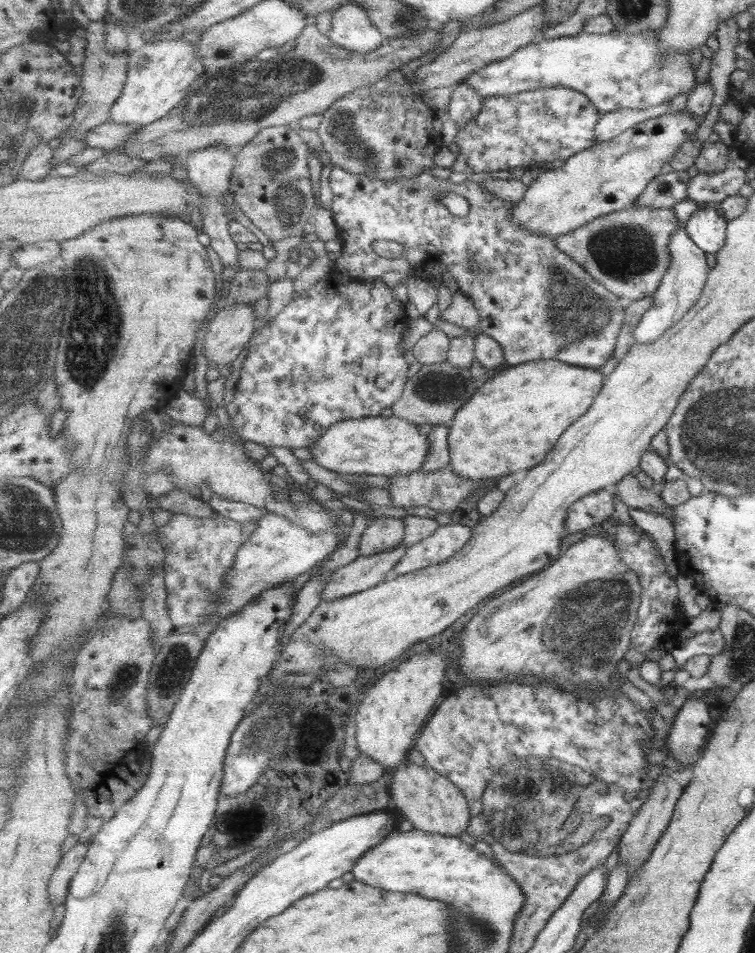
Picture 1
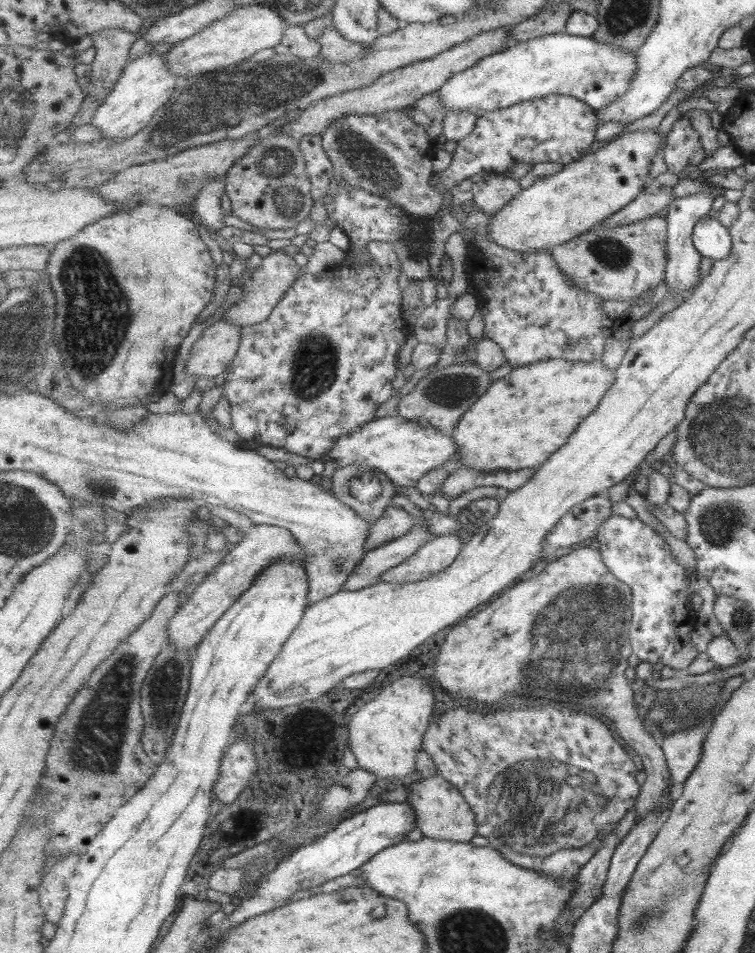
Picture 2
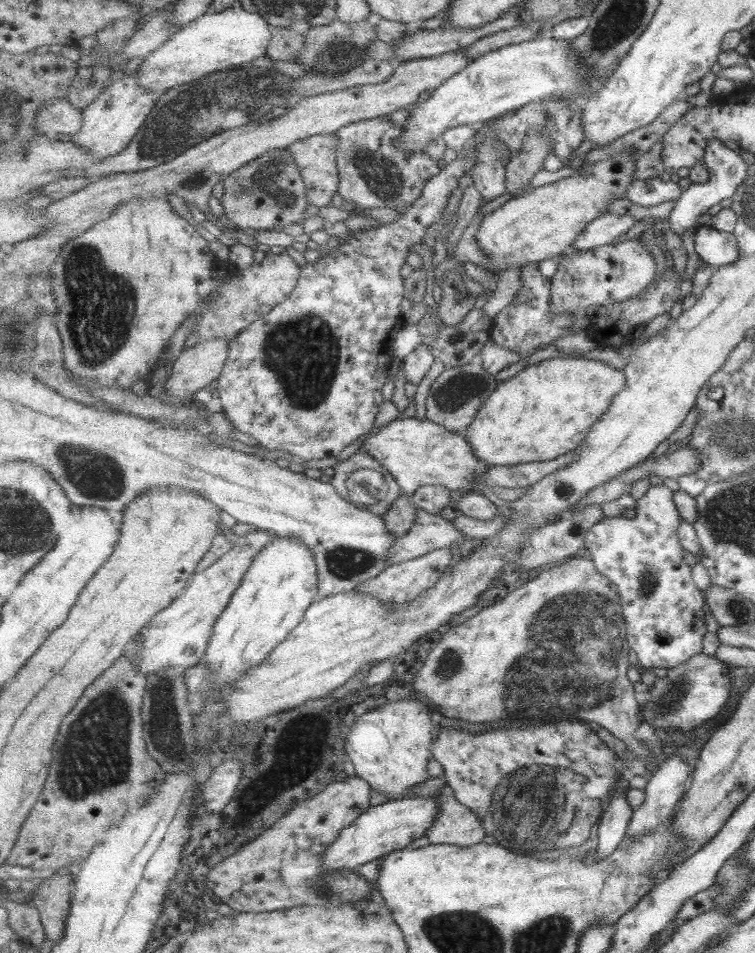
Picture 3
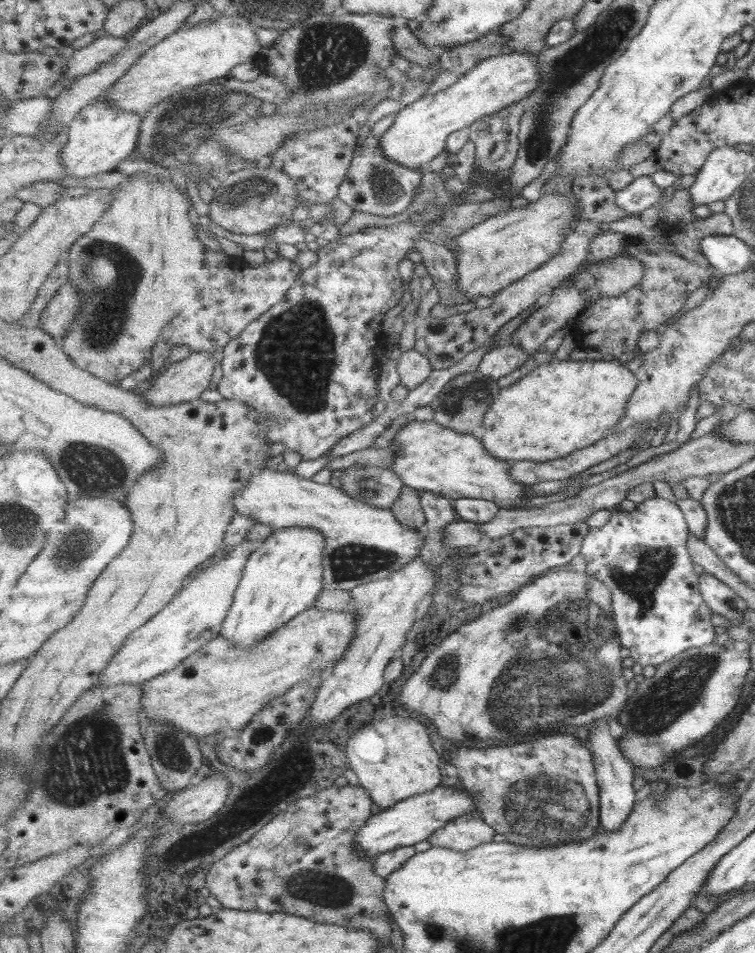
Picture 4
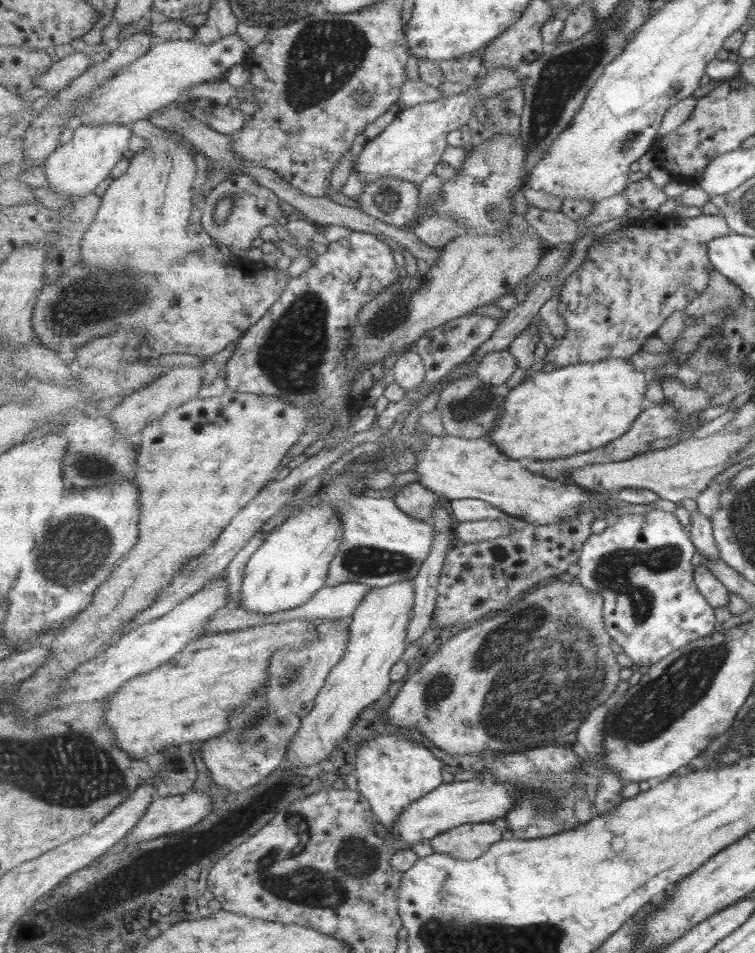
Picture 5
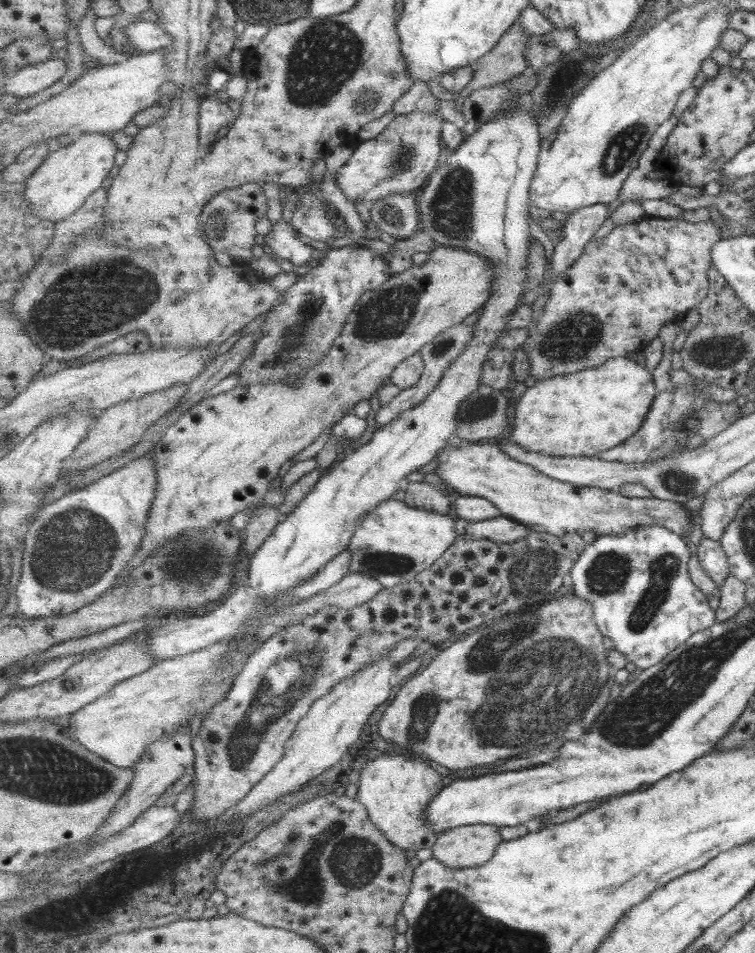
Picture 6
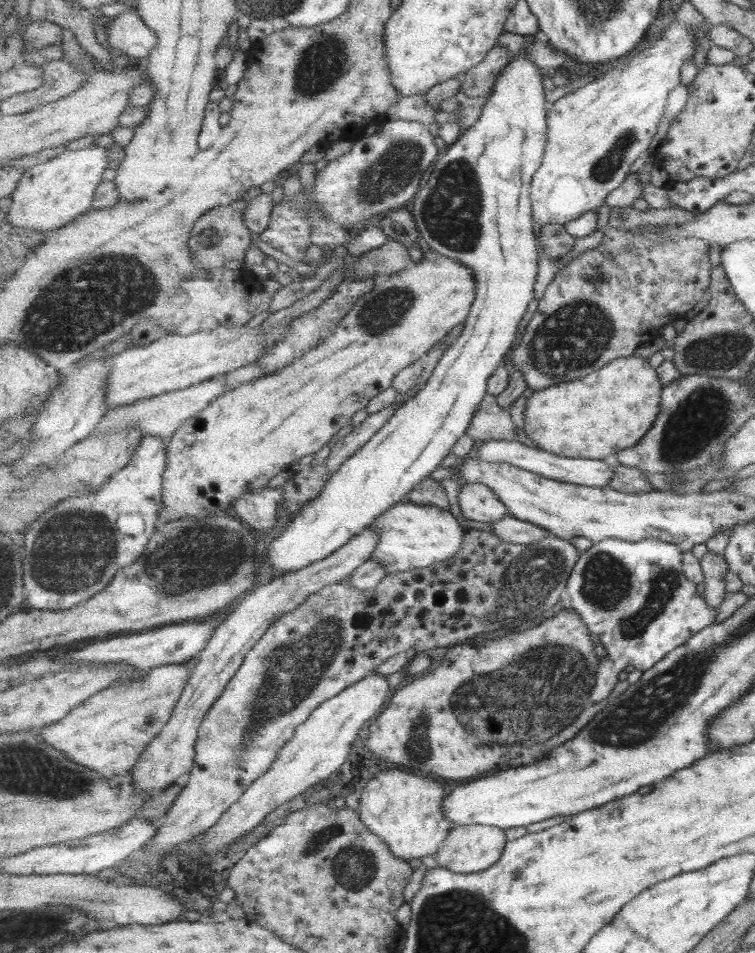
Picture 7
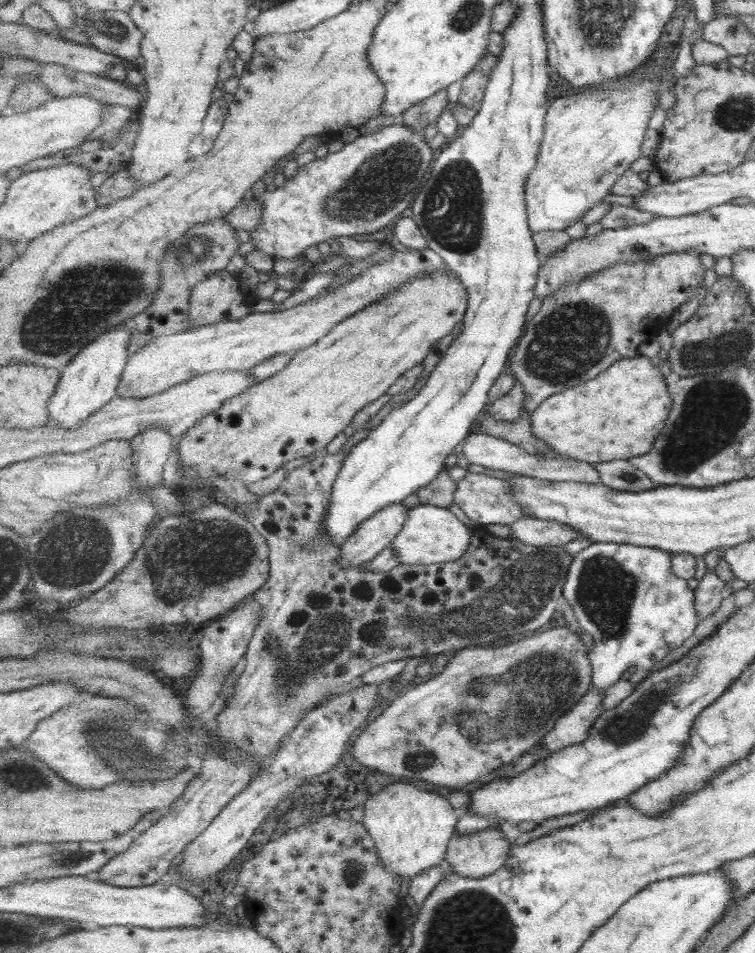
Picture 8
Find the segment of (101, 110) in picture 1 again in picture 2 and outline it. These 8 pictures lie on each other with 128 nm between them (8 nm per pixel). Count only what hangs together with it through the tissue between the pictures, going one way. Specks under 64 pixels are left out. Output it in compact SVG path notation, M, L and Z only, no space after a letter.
M124 29L98 31L92 36L97 49L93 62L94 81L90 85L90 94L100 105L106 104L110 92L116 88L127 69L134 42L140 35Z

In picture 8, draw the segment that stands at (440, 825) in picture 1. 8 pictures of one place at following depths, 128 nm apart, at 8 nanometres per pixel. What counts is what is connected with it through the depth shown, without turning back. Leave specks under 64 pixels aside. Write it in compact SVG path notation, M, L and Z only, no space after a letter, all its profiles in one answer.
M490 828L475 834L457 834L450 842L446 862L461 876L480 879L492 876L505 867L512 855L513 832Z

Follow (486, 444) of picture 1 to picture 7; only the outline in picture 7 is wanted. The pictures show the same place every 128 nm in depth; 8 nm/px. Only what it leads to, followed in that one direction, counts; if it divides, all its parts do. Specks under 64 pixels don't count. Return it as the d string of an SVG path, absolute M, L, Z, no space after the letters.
M624 357L582 380L535 392L525 410L525 430L540 449L551 454L615 460L620 451L638 446L656 425L664 391L649 359Z

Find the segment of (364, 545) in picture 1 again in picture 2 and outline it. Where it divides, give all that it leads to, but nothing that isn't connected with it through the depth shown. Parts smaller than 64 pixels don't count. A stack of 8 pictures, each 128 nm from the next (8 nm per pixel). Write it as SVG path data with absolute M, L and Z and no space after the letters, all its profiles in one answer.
M391 504L386 509L384 516L380 517L380 520L373 524L367 549L371 551L394 542L398 538L406 536L414 526L415 520L409 512L406 512L402 506Z

